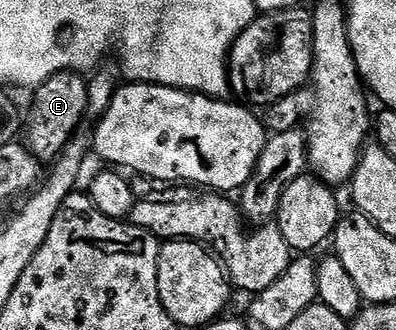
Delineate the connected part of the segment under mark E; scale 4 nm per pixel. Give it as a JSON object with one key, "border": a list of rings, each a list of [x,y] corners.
{"border":[[[76,70],[55,72],[50,78],[43,80],[43,84],[35,87],[32,91],[33,115],[29,118],[29,142],[27,141],[27,149],[34,158],[56,159],[65,149],[65,145],[82,129],[88,87],[86,75]]]}

